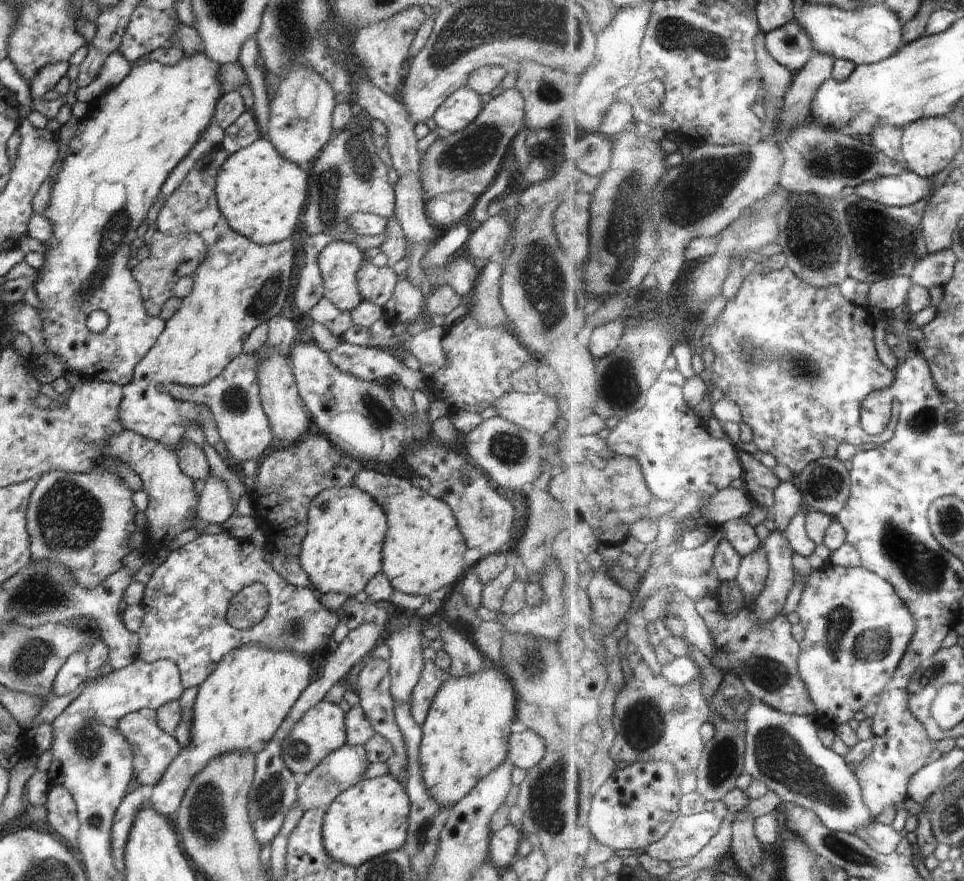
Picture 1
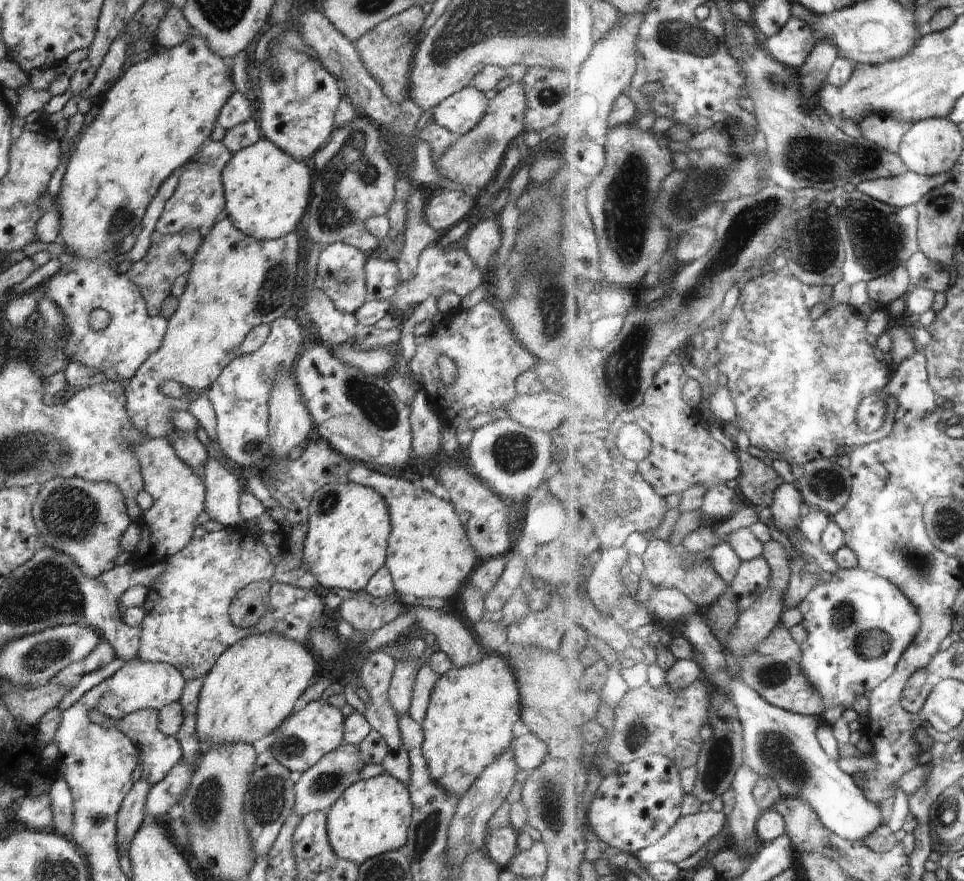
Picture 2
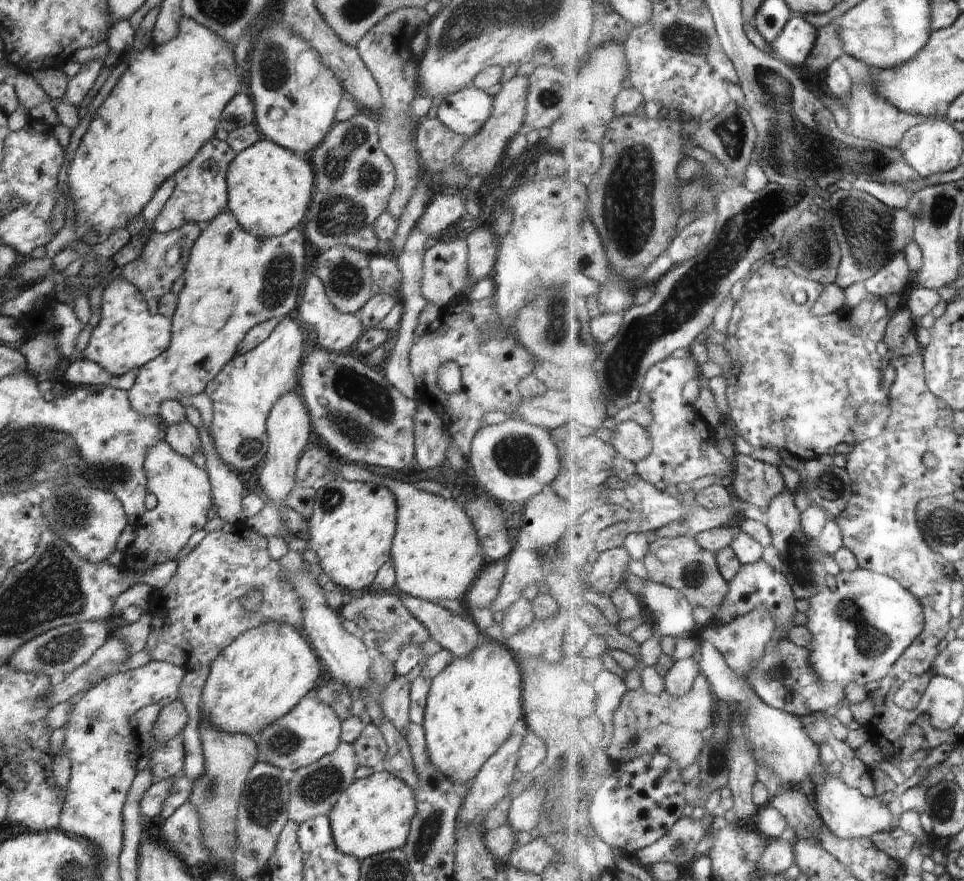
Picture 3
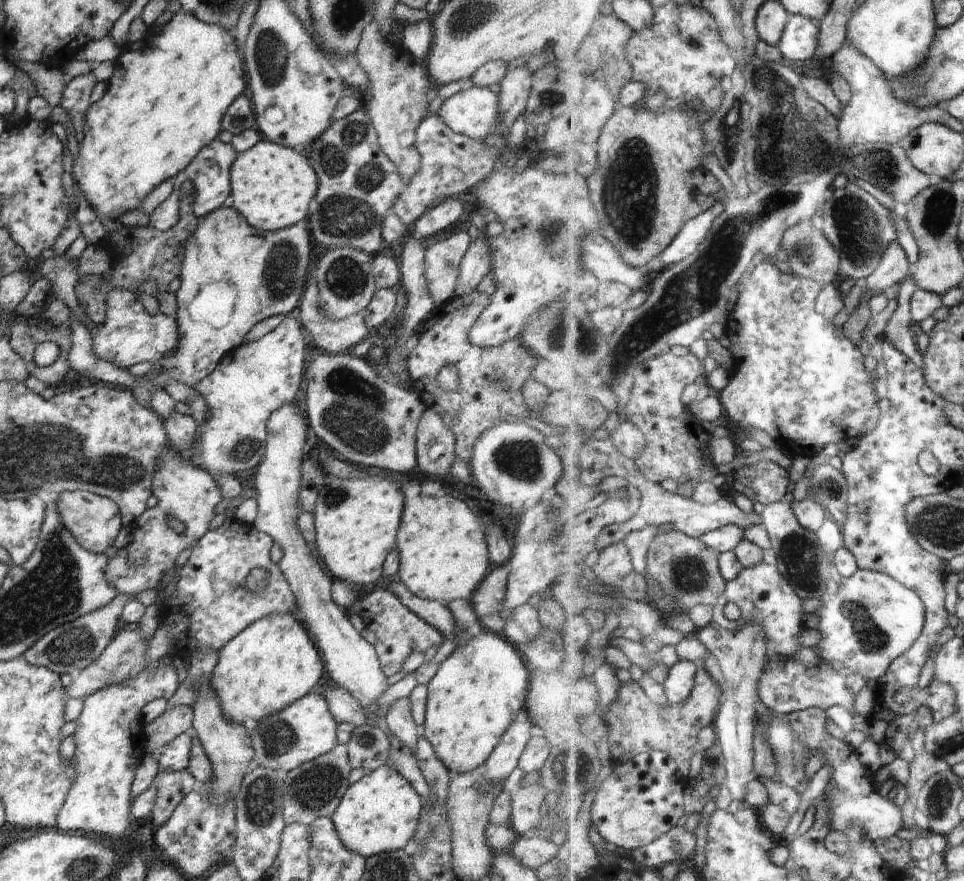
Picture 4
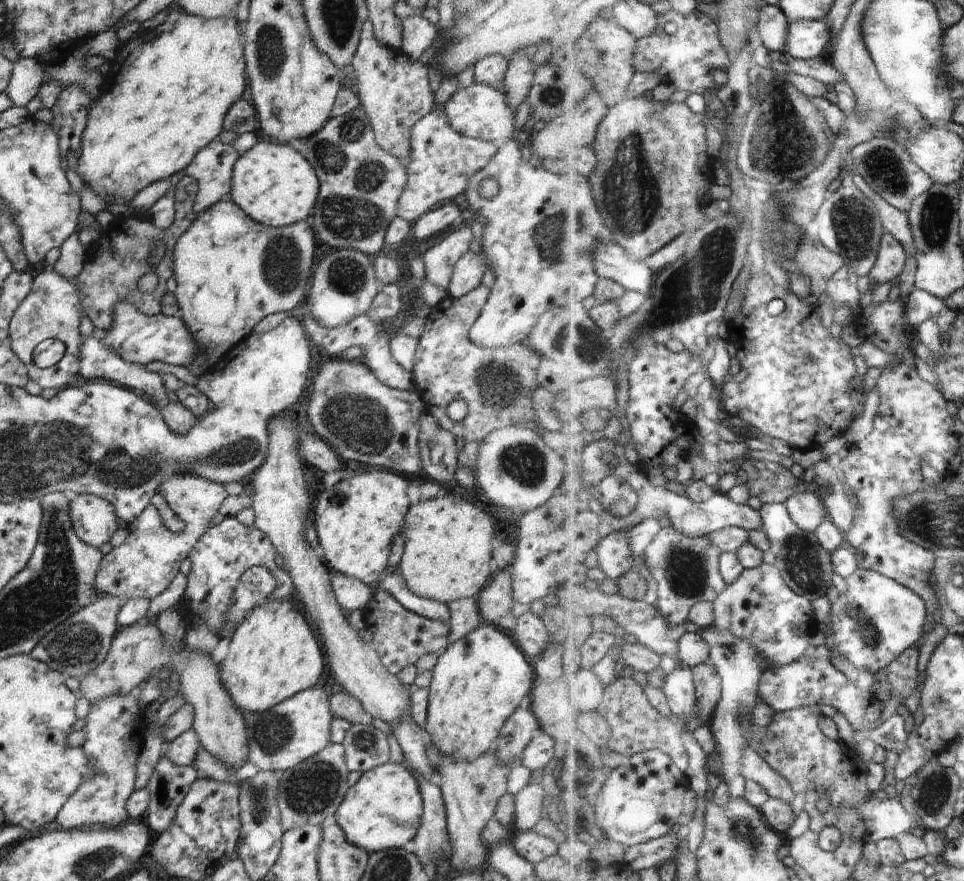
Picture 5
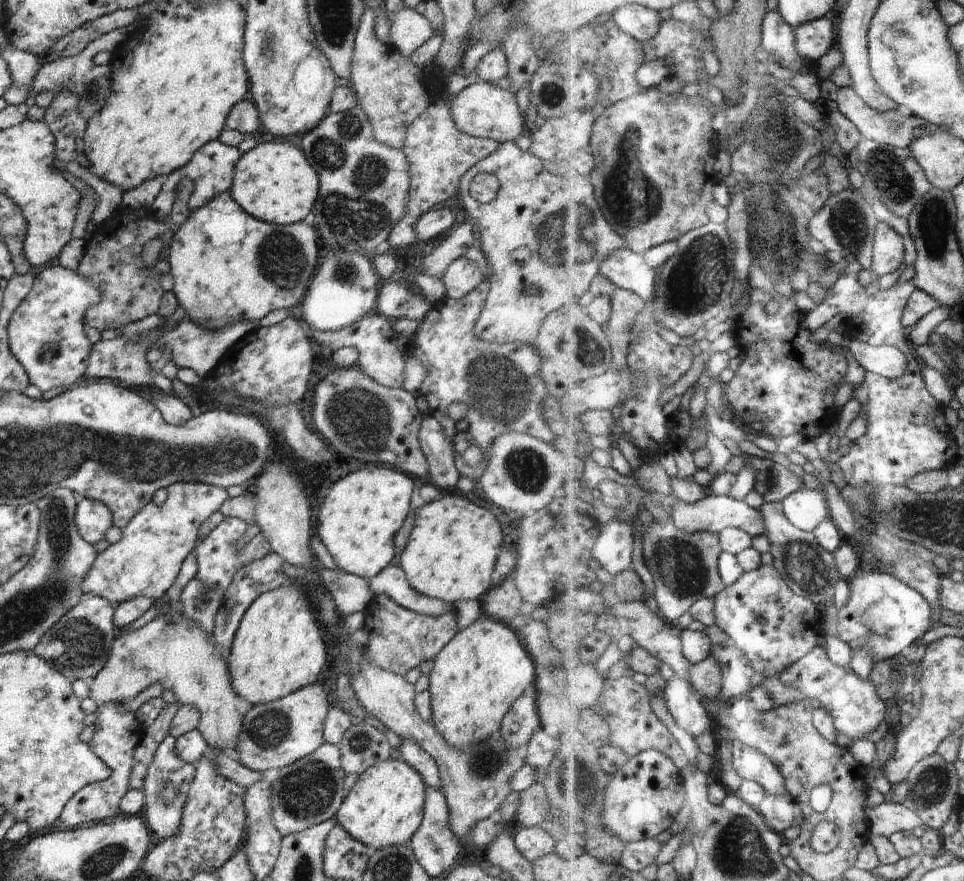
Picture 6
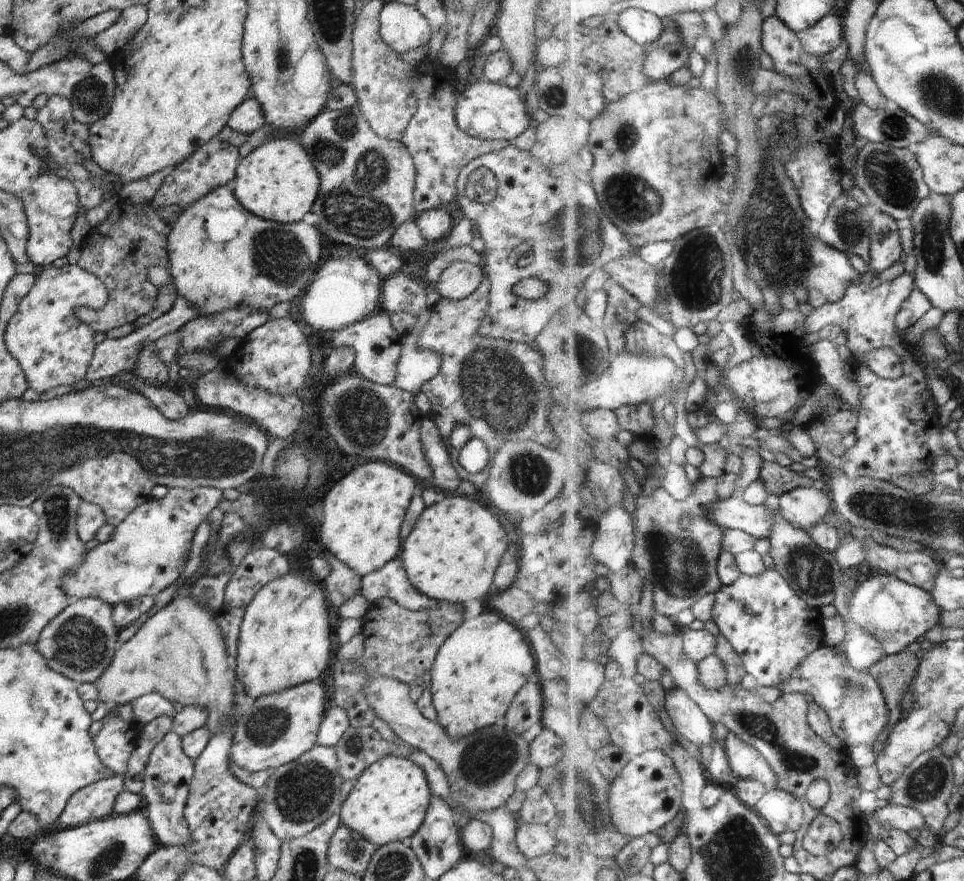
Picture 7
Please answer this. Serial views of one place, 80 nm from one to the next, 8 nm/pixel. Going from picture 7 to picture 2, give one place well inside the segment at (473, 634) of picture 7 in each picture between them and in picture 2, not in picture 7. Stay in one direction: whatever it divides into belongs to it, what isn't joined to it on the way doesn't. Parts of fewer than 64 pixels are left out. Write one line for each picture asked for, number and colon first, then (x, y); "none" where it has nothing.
2: (468, 724)
3: (472, 704)
4: (476, 694)
5: (478, 681)
6: (484, 669)

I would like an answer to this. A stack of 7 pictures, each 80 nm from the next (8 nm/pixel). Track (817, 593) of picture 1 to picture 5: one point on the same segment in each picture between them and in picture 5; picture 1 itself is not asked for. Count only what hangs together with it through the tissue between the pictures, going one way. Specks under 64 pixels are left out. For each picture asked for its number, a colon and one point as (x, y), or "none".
2: (860, 624)
3: (868, 621)
4: (854, 642)
5: (881, 618)

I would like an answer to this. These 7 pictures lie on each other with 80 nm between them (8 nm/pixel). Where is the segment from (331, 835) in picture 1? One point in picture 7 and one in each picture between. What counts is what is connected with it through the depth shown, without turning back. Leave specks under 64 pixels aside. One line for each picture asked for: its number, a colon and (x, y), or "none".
2: (371, 817)
3: (373, 815)
4: (379, 813)
5: (383, 810)
6: (385, 807)
7: (388, 802)

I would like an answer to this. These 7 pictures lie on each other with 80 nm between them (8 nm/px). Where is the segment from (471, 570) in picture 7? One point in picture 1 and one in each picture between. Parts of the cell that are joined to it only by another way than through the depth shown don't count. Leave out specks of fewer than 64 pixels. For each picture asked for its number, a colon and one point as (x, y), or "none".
1: (423, 548)
2: (429, 555)
3: (435, 551)
4: (443, 555)
5: (448, 555)
6: (451, 554)

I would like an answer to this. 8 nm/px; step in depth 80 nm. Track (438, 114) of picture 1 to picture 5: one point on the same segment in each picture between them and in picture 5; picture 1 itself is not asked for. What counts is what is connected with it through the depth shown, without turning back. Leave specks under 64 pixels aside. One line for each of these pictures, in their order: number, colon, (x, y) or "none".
2: (459, 113)
3: (464, 112)
4: (474, 113)
5: (480, 111)

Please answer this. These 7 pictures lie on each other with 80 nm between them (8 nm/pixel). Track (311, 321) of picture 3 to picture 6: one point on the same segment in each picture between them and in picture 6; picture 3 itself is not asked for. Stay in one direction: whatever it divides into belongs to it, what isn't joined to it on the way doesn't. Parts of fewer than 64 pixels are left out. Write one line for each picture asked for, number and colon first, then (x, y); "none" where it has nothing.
4: (333, 336)
5: (363, 332)
6: (373, 336)

